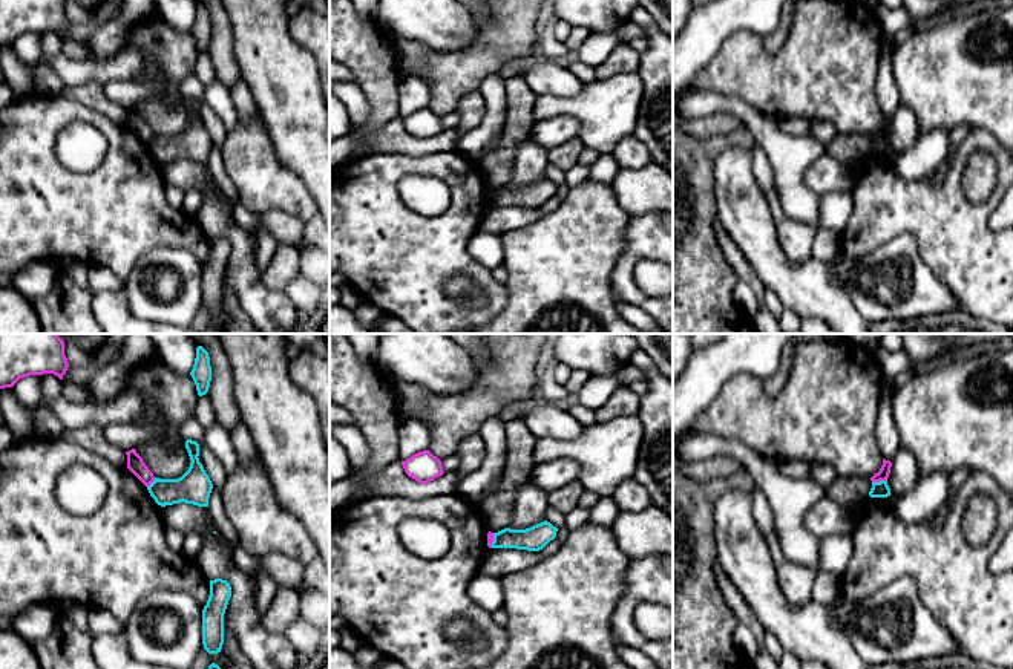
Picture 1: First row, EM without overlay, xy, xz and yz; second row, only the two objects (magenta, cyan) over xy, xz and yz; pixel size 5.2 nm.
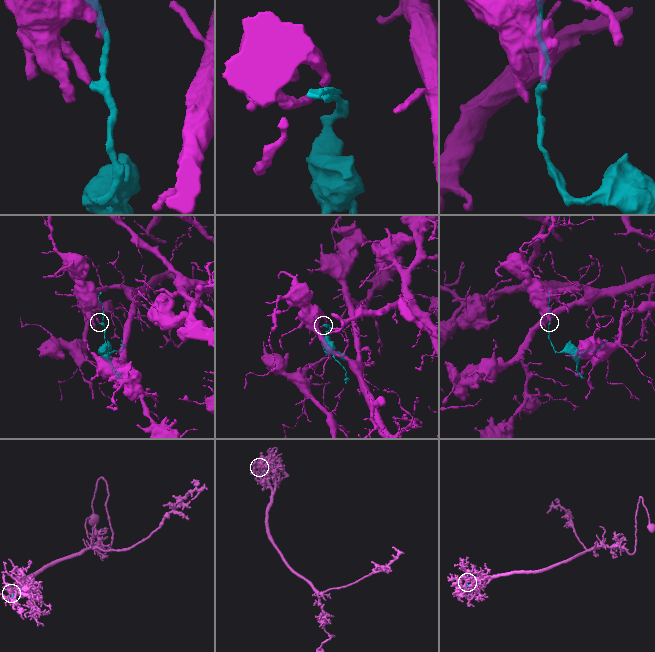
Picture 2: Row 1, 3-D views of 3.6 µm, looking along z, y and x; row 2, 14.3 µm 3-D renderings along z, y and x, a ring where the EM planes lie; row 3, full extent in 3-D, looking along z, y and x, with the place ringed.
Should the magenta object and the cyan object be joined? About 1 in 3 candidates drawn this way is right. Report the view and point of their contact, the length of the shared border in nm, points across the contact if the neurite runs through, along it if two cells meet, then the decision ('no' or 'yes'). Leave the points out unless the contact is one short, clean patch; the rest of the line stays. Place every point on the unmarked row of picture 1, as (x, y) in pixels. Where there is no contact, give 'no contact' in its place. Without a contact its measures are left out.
yz (878, 138) | 80 nm | no

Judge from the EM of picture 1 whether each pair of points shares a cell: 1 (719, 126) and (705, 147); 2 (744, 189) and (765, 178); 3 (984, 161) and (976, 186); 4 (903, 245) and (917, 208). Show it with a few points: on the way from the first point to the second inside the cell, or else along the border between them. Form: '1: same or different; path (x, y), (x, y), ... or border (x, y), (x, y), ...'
1: different; border (688, 133), (696, 137), (727, 135)
2: different; border (750, 150), (754, 179), (765, 192)
3: same; path (981, 167), (978, 179)
4: different; border (889, 241), (909, 234), (920, 257), (927, 265)

